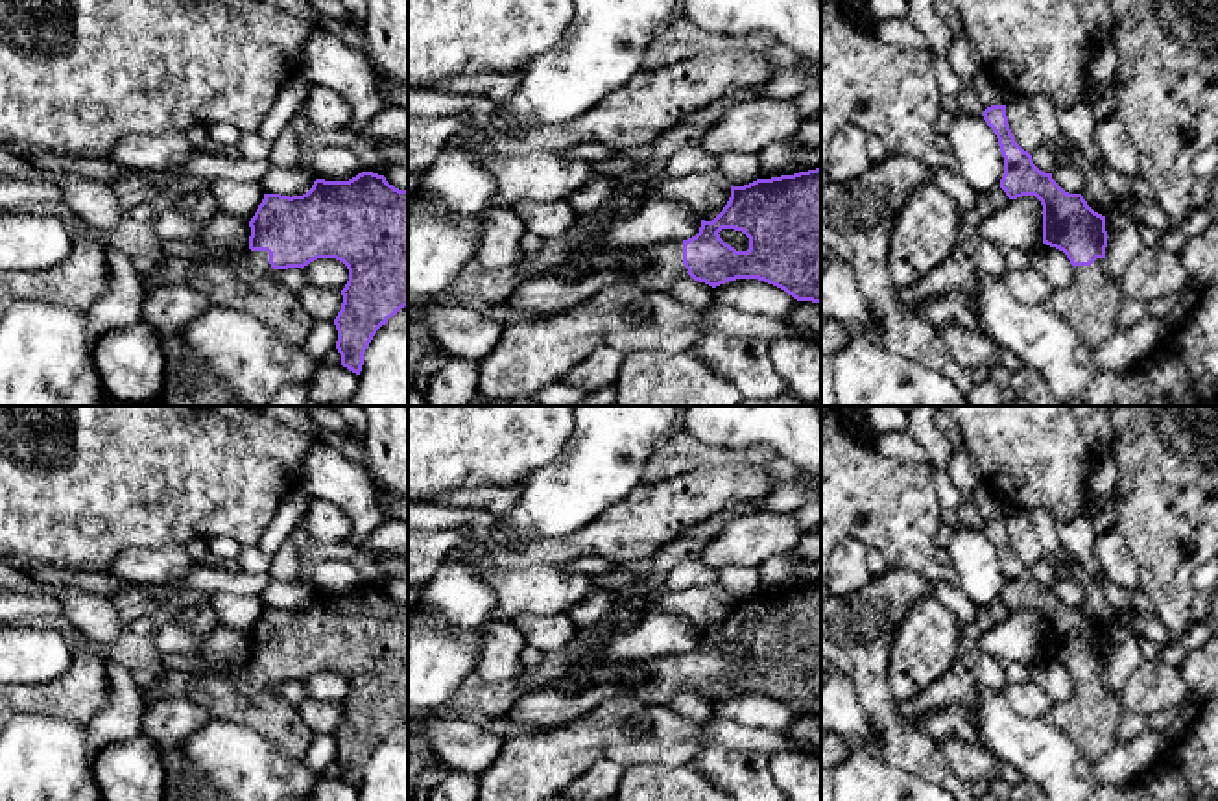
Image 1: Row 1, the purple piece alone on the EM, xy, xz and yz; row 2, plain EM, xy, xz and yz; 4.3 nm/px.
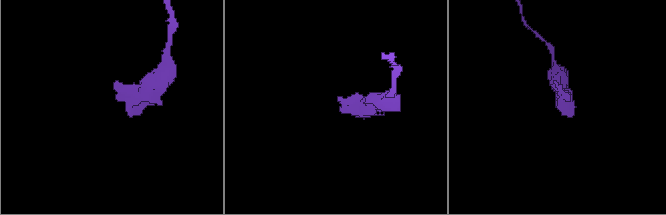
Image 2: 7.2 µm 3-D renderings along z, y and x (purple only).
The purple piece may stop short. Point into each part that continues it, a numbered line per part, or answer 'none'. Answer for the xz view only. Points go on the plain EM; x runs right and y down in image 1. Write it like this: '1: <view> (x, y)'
1: xz (663, 676)

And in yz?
1: yz (1091, 715)

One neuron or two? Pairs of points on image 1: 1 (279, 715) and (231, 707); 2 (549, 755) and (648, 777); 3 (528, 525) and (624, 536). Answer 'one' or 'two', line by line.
1: one
2: two
3: two

